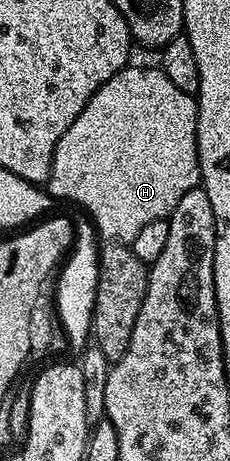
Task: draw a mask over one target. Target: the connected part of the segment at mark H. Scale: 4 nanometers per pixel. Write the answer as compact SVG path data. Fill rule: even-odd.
M159 66L123 67L98 89L98 93L94 93L94 97L90 97L90 101L86 101L74 125L62 133L54 149L46 190L53 200L69 199L85 207L87 218L92 220L101 240L131 245L150 221L167 219L174 205L182 201L182 196L200 186L197 129L196 95L182 93Z

